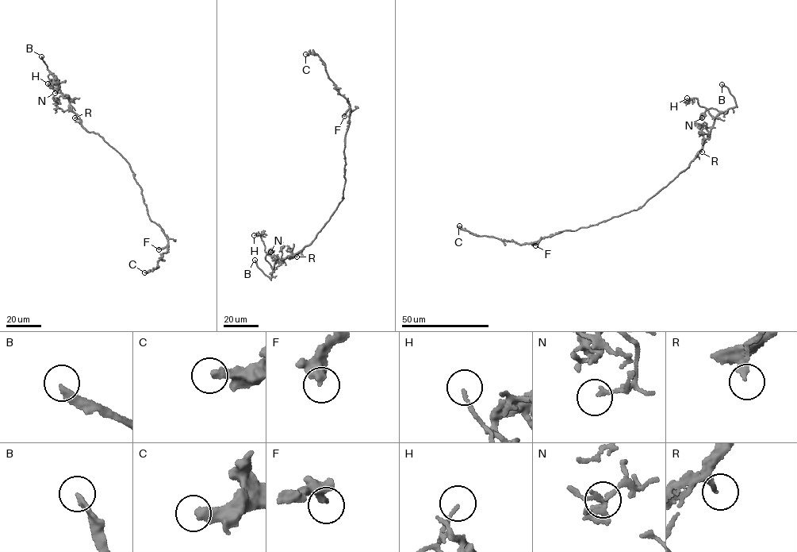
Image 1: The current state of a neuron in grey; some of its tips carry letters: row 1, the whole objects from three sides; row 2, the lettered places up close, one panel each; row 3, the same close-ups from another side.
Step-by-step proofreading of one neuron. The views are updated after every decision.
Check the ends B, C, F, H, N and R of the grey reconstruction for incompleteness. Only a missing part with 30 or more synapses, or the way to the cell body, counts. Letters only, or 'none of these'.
B, C

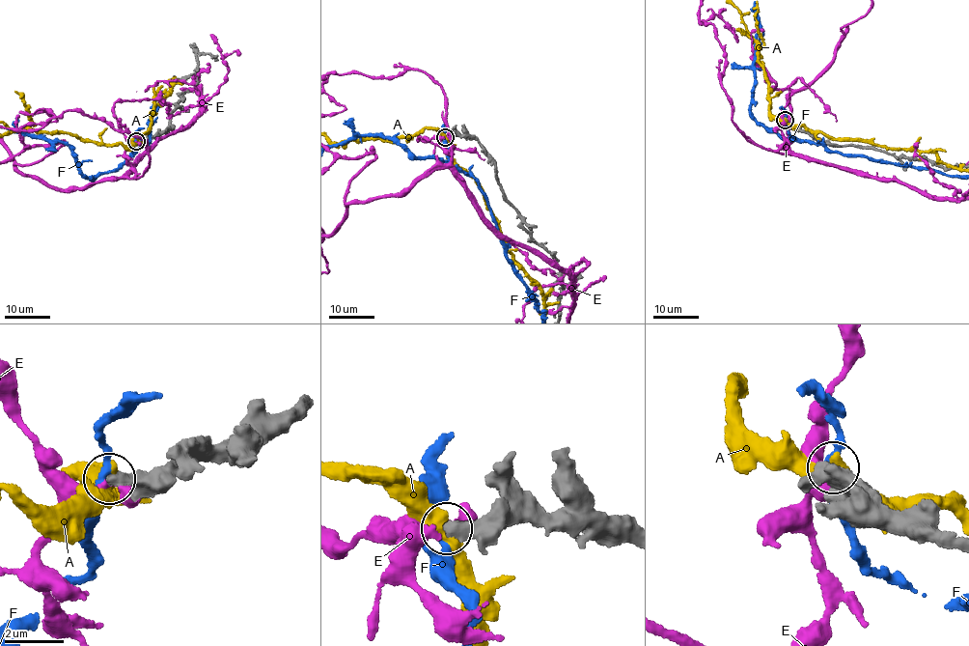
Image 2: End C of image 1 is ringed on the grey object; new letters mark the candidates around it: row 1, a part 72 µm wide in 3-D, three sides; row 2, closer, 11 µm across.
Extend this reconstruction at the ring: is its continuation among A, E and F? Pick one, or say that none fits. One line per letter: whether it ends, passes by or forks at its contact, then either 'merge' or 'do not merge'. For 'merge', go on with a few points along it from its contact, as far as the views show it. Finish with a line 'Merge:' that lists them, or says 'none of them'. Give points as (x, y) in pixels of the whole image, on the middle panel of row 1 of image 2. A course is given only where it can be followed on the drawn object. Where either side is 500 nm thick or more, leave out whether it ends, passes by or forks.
A: do not merge
E: do not merge
F: it passes by | do not merge
Merge: none of them

